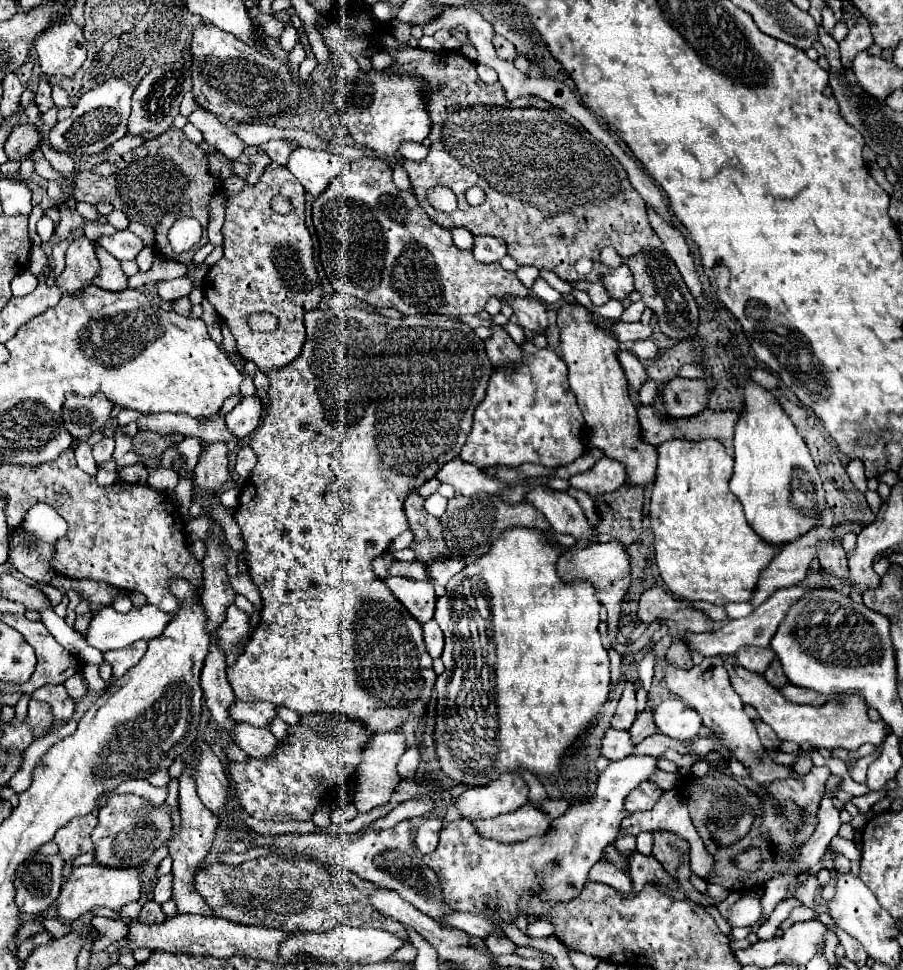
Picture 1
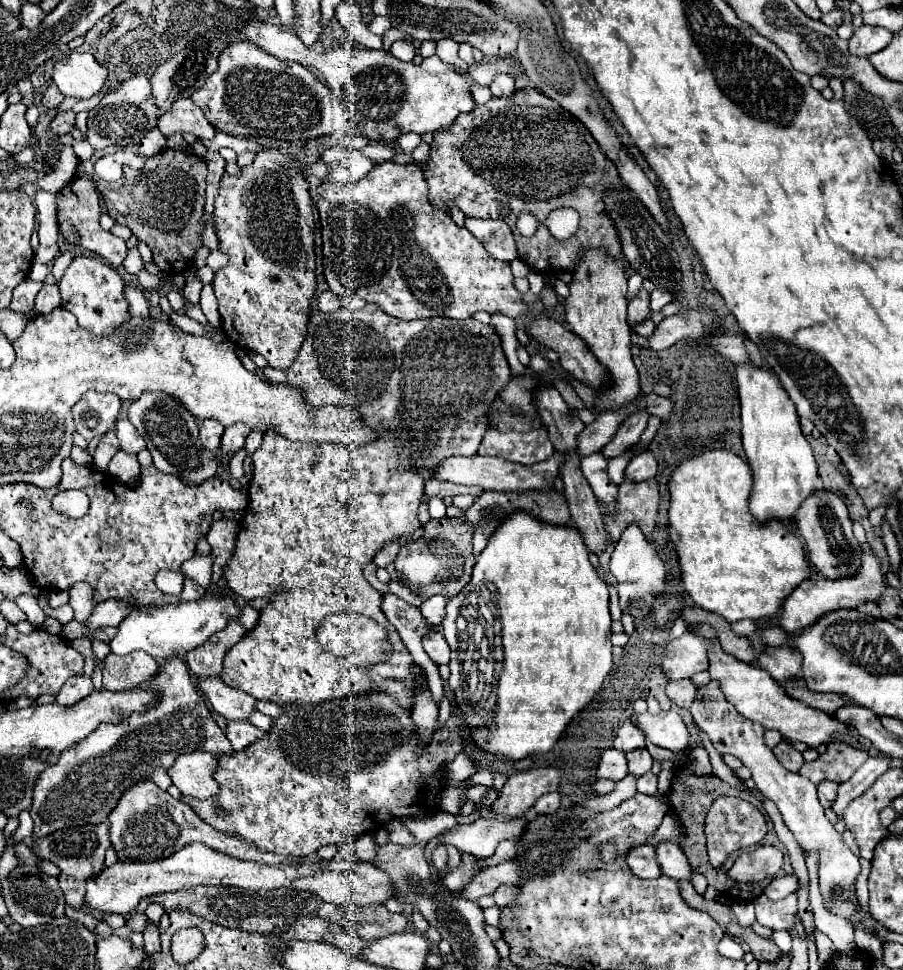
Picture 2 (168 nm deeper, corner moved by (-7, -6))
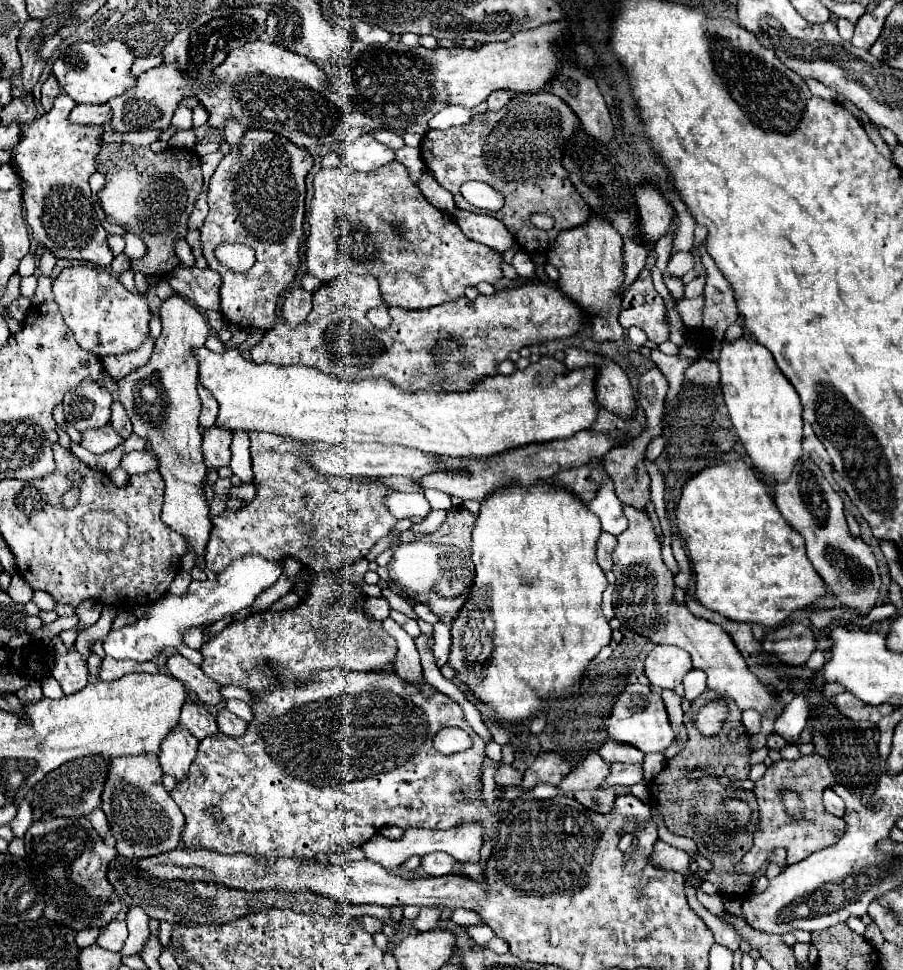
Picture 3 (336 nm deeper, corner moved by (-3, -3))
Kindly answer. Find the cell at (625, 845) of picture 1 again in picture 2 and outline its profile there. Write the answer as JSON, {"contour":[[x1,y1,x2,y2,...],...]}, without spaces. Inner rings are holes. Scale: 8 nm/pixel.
{"contour":[[649,844,631,850,629,856,627,856,627,864,633,870,633,874,637,874,639,878,657,878,657,876,661,876,661,866,657,862,655,848,649,846]]}

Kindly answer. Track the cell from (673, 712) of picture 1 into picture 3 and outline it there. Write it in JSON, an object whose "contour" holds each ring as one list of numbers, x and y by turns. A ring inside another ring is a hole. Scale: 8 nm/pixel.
{"contour":[[643,685,625,687,625,691,619,695,605,727,607,727,611,739,629,743,629,745,641,749,643,753,663,753,675,741,675,733,667,719,667,711,665,711,659,691,655,691,651,687,643,687]]}

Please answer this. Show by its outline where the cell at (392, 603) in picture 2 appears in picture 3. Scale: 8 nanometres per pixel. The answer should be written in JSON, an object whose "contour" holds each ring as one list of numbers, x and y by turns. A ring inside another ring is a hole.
{"contour":[[369,597,369,599,365,599,365,611,367,611,367,615,371,615,373,619,383,621,383,619,389,617,391,605,389,605,389,601,387,601,385,597]]}

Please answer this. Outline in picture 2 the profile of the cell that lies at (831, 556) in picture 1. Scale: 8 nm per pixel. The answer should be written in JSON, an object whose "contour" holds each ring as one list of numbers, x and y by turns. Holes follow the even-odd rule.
{"contour":[[817,486,811,496,807,496,799,510,795,512,795,524,801,534,801,538,807,544,809,550,809,562,825,576,831,580,855,575,861,564,861,544,855,540,851,532,851,518,847,512,845,502,825,490,823,486]]}

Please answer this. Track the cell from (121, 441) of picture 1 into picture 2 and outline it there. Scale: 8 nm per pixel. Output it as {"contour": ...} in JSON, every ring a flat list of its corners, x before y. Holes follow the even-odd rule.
{"contour":[[123,418,123,420,117,420,115,424,115,434,121,442,121,450,123,452,131,452,131,454,137,454,139,450,145,448,145,440,139,436,139,432,133,428,133,424]]}

